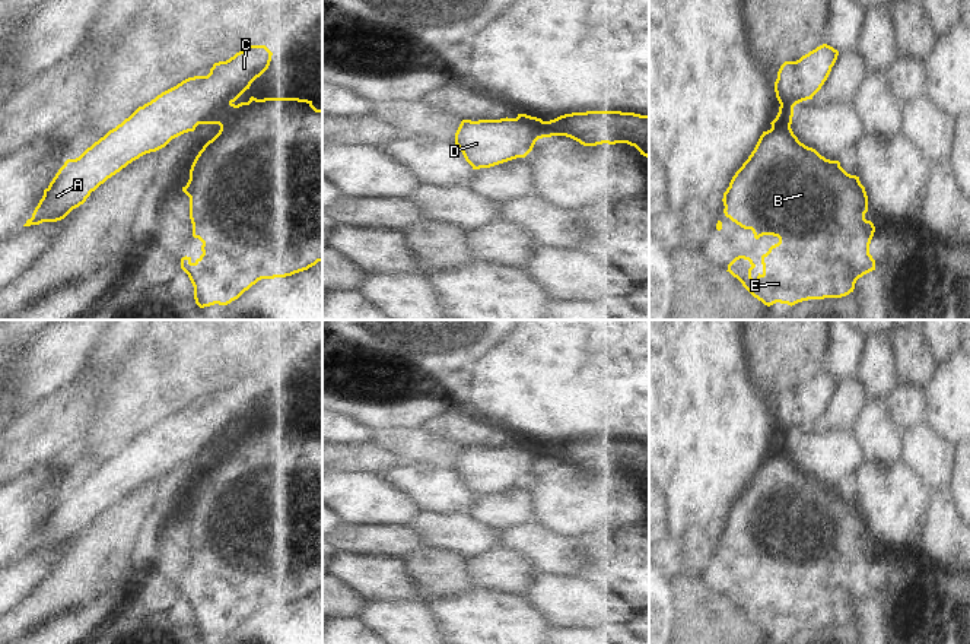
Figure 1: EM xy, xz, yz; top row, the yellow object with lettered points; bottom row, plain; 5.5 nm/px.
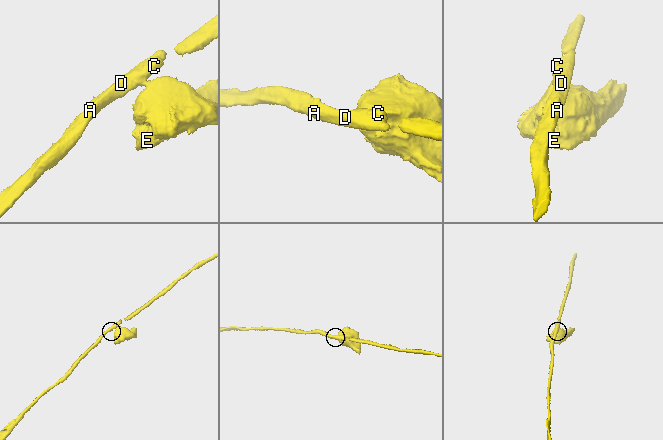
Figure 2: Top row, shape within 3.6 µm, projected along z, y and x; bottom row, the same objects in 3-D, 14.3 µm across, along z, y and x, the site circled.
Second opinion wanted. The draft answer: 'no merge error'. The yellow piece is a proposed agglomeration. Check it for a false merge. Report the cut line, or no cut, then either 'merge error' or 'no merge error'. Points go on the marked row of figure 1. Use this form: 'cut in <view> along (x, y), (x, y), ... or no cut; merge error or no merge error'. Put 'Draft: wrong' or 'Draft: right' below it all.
cut in xy along (231, 102), (215, 123); merge error
Draft: wrong

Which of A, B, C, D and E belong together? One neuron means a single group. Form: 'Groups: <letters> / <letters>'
Groups: A C D / B E.

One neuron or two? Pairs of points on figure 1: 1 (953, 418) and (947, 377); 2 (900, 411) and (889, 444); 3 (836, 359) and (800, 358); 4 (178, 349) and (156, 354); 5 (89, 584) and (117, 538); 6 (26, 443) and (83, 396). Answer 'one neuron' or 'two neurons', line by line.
1: one neuron
2: two neurons
3: two neurons
4: one neuron
5: one neuron
6: one neuron

